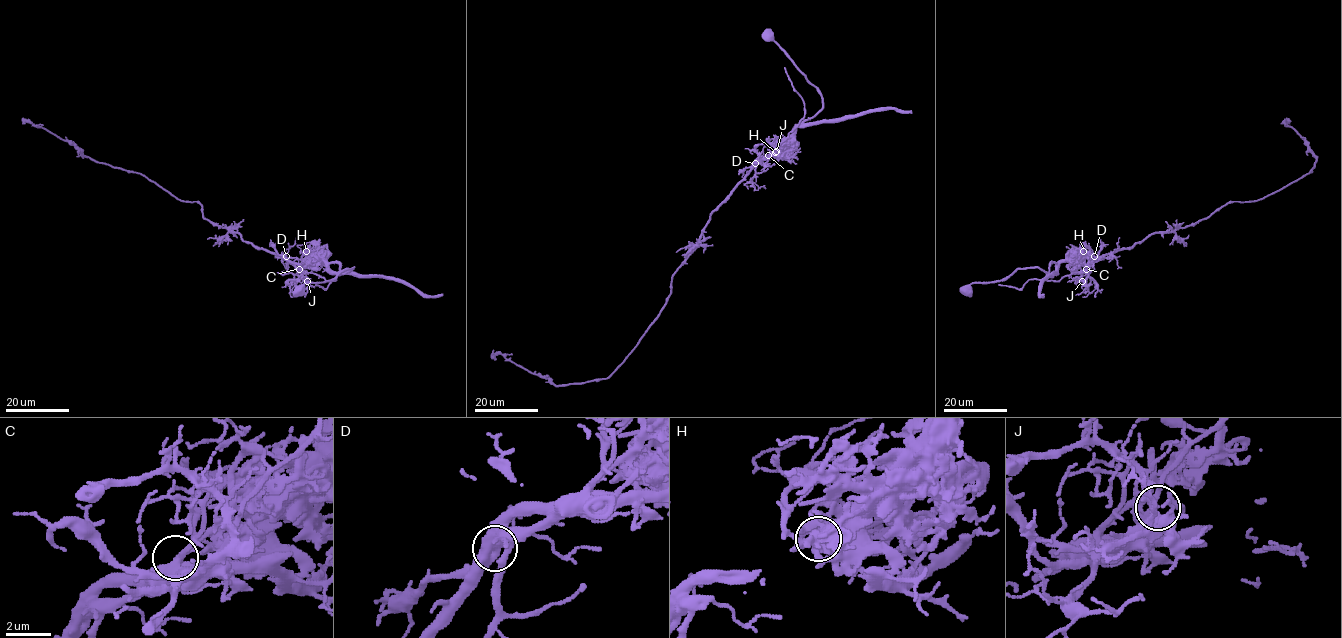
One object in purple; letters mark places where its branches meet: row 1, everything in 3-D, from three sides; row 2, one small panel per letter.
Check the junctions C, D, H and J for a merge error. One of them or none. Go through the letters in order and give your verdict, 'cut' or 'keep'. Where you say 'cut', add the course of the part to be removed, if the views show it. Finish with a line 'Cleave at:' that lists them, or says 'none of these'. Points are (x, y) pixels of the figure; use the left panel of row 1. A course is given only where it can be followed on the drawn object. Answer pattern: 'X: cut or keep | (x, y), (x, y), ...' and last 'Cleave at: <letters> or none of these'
C: keep
D: keep
H: cut | (306, 251), (315, 255), (310, 265), (255, 248), (205, 218), (198, 202), (24, 124)
J: keep
Cleave at: H

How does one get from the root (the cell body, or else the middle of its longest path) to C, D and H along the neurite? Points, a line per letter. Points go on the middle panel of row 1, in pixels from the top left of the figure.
C: (768, 34), (772, 34), (773, 41), (817, 89), (823, 105), (796, 127), (794, 135), (780, 148), (768, 155)
D: (768, 34), (817, 89), (823, 107), (803, 120), (780, 148), (755, 163)
H: (768, 34), (772, 34), (773, 41), (817, 89), (823, 105), (811, 117), (803, 120), (775, 152)

